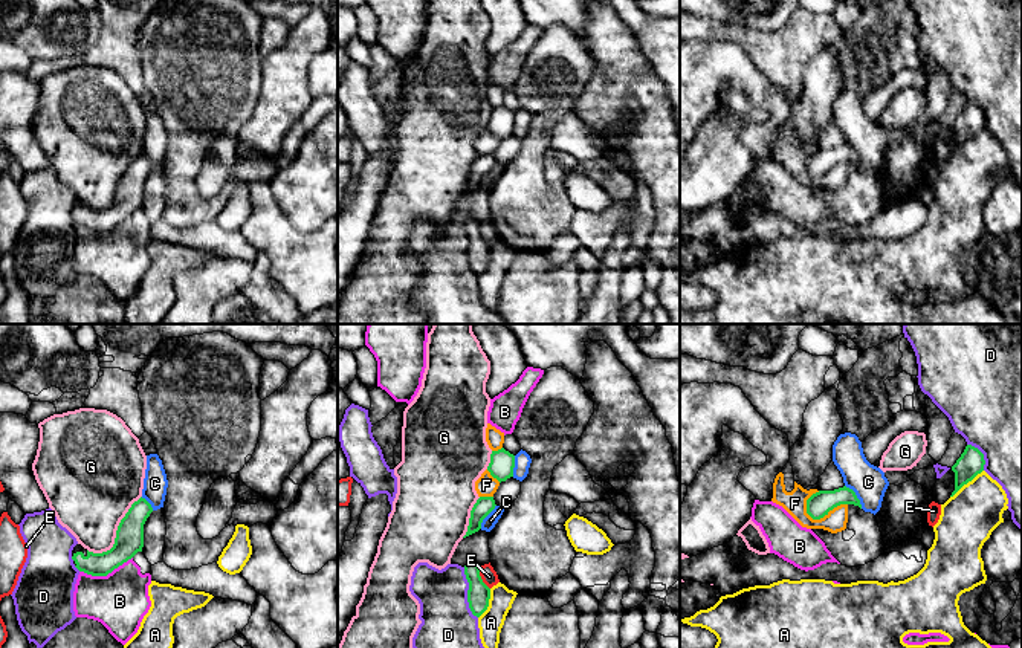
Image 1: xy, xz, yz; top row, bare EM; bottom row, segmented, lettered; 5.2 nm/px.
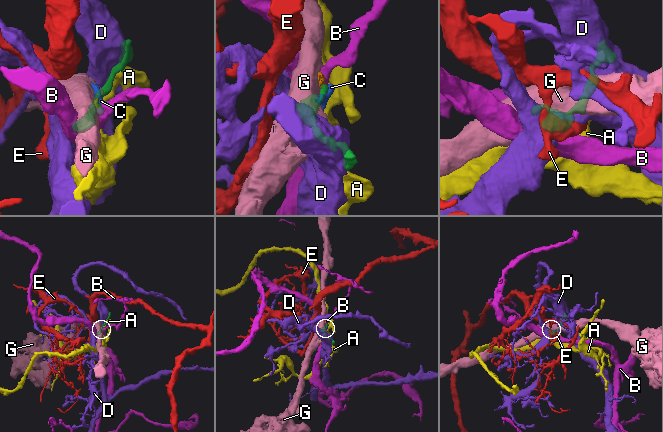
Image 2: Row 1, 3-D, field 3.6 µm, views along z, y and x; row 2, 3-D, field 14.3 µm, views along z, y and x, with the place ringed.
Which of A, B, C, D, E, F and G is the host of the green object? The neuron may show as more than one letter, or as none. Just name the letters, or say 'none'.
none

